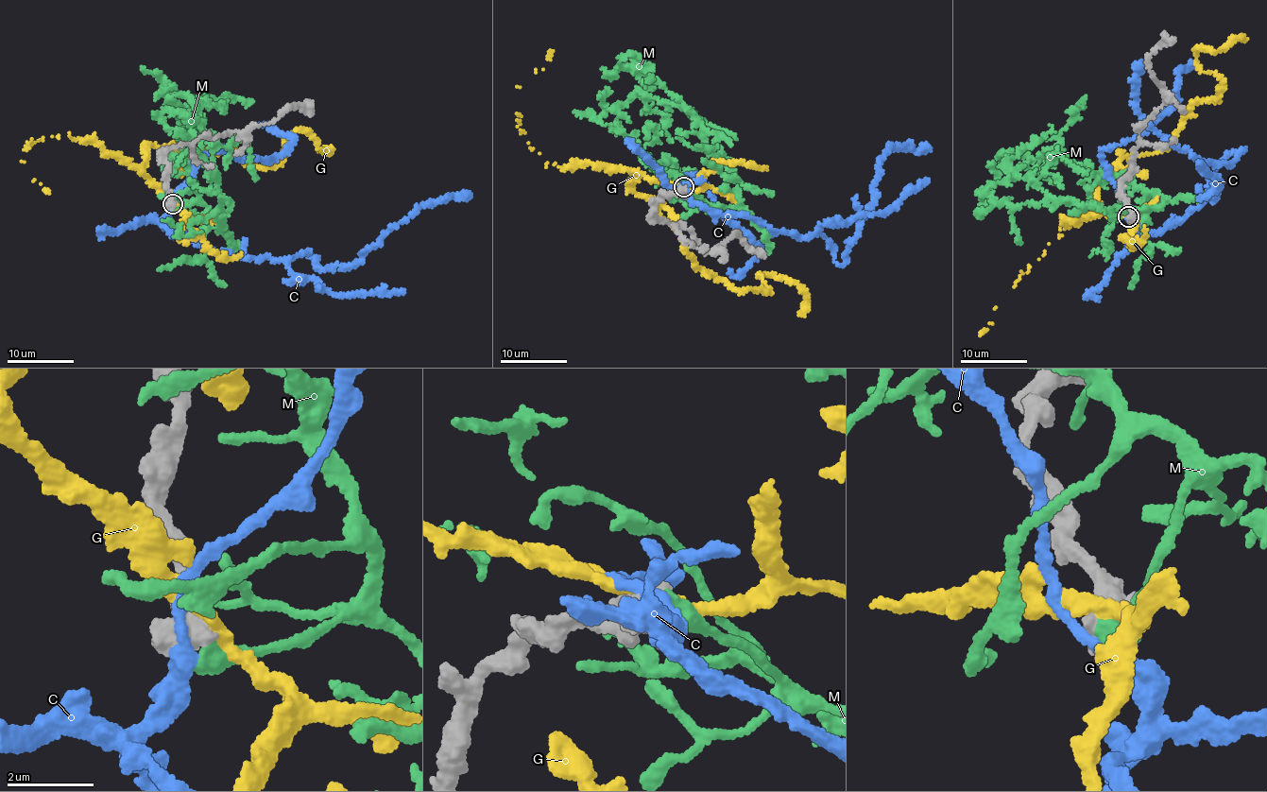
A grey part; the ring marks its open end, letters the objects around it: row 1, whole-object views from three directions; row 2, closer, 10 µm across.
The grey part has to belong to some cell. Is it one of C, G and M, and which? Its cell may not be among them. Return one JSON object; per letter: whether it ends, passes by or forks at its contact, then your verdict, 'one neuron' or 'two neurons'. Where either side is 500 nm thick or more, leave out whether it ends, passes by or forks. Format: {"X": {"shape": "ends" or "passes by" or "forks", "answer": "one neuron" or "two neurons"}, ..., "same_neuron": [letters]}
{"C": {"answer": "two neurons"}, "G": {"answer": "two neurons"}, "M": {"answer": "two neurons"}, "same_neuron": []}

